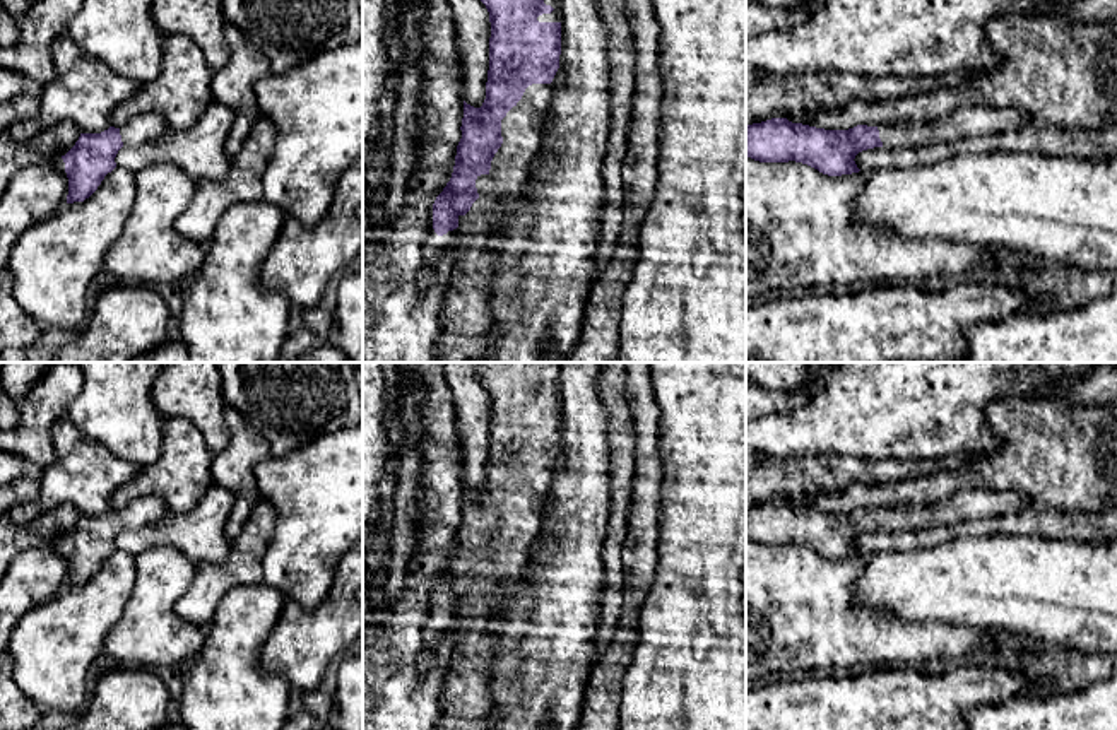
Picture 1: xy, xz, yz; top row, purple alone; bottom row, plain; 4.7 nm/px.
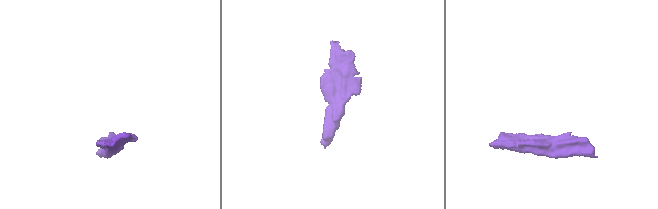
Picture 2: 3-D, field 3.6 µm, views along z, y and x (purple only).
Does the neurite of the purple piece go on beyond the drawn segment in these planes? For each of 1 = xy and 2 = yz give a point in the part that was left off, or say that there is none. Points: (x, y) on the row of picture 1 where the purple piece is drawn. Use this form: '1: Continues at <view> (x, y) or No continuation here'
1: Continues at xy (147, 127)
2: Continues at yz (970, 120)

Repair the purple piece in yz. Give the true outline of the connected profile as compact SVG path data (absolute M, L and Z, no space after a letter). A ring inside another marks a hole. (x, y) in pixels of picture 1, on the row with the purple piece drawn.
M963 106L934 121L907 121L884 127L857 125L824 130L787 118L746 125L746 157L759 162L802 162L823 174L859 173L855 156L874 147L922 147L965 137L989 135L1031 127L1033 120L1016 109Z

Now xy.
M156 113L132 118L123 128L109 127L101 133L80 133L75 145L62 156L68 178L67 203L89 198L104 176L116 168L115 157L121 147L137 147L159 138L168 123Z

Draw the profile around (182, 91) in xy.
M164 34L159 75L120 103L109 127L123 128L144 113L163 116L171 130L193 127L214 101L210 82L214 68L188 36Z

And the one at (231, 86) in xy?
M226 22L224 36L229 60L216 70L210 82L214 101L234 113L234 121L224 142L224 152L233 161L241 150L255 121L262 116L255 96L255 82L270 74L270 63L233 22Z

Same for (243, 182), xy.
M260 116L222 180L195 181L190 205L174 221L176 231L207 248L222 212L238 202L263 197L263 173L270 161L277 130L270 118Z

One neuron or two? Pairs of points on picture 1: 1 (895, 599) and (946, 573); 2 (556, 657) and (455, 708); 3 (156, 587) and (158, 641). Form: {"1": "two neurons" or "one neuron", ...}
{"1": "one neuron", "2": "two neurons", "3": "one neuron"}

